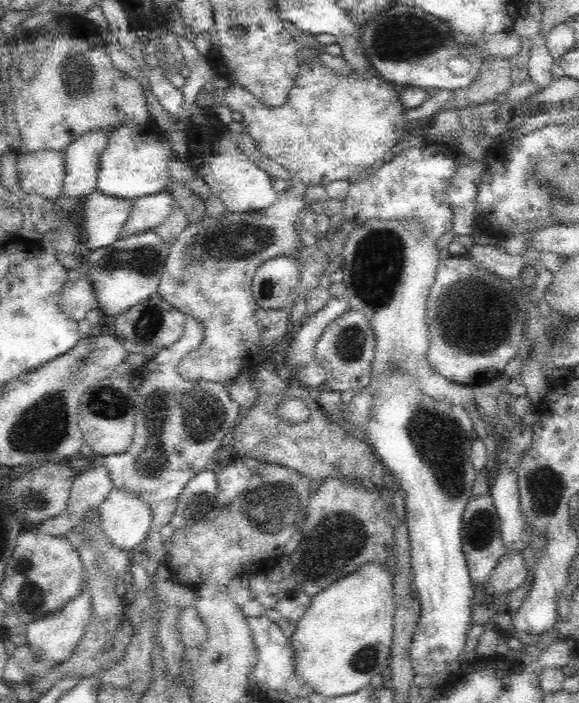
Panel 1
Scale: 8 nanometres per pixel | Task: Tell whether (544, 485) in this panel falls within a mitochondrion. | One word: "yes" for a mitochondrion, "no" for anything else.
yes

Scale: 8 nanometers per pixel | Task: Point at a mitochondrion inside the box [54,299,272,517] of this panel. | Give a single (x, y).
(193, 418)

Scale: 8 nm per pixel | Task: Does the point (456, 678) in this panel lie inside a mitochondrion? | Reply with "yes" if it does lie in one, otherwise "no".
no

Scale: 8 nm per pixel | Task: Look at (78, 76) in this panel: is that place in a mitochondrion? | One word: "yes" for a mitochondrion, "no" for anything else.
yes

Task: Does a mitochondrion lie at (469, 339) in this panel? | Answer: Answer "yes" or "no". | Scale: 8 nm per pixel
yes

